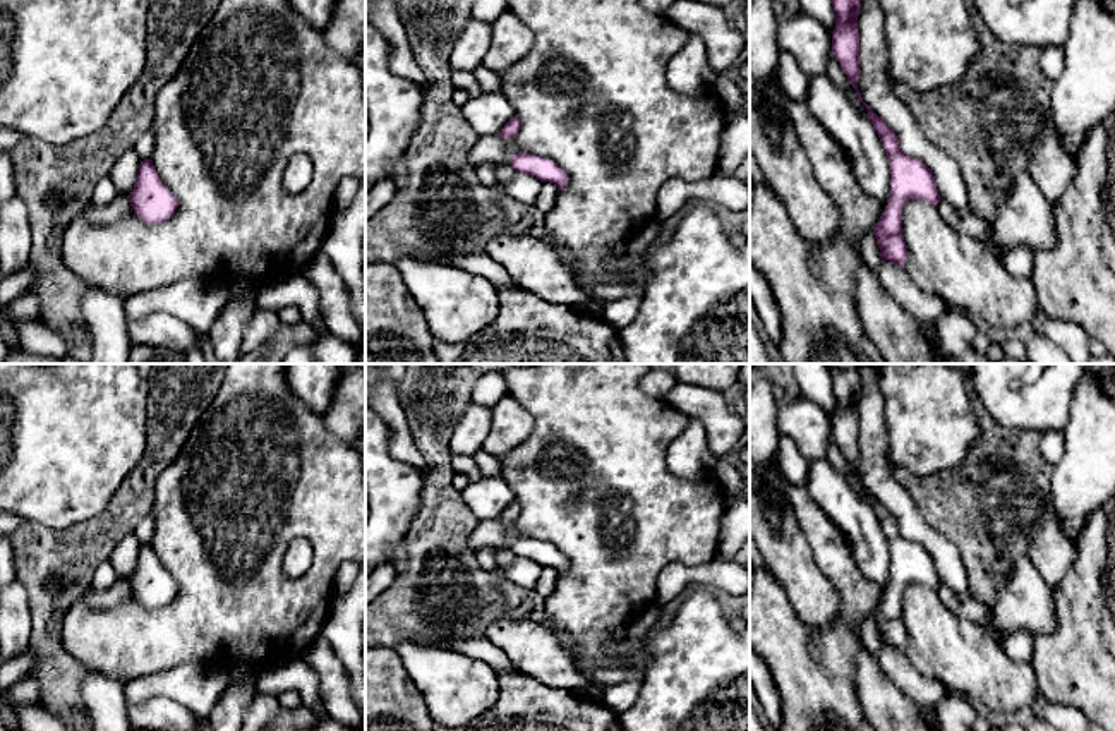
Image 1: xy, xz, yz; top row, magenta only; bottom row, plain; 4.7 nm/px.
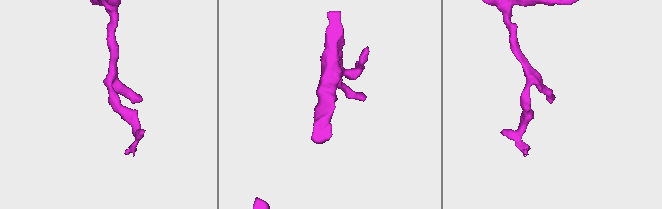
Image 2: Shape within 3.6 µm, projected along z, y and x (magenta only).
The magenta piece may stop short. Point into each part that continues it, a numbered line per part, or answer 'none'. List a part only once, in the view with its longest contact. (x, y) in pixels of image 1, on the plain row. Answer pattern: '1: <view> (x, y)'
none

